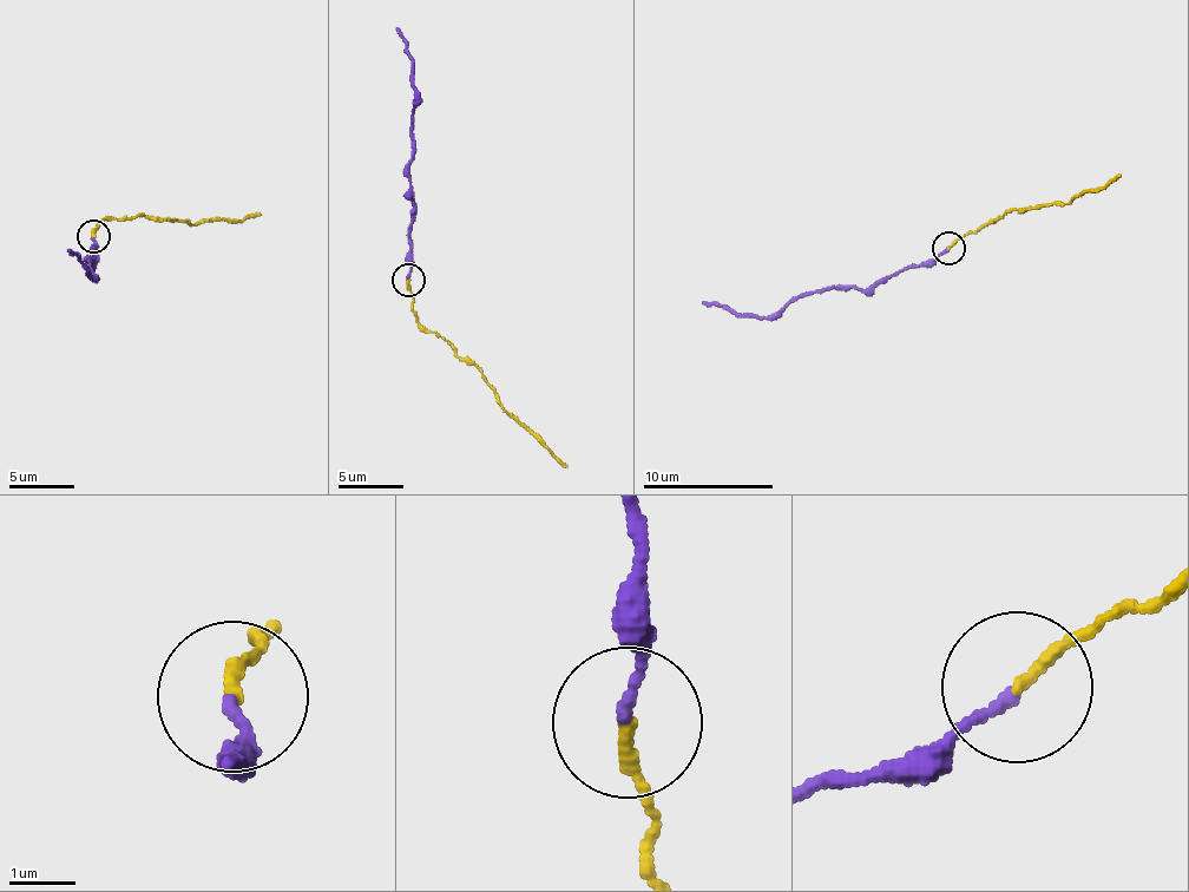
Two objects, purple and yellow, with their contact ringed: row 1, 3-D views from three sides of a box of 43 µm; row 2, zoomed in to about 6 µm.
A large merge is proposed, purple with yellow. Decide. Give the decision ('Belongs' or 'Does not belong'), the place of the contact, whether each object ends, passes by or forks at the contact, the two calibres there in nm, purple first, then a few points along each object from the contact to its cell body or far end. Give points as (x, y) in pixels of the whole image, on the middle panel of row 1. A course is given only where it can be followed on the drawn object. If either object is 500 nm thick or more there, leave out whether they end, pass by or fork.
Does not belong. Place: (408, 280). At the ring purple ends. At the ring yellow ends. Thickness 170 nm (purple) against 190 nm. Course of purple: (407, 281), (411, 132), (415, 96), (412, 60), (398, 27). Course of yellow: (407, 281), (419, 322), (445, 339), (455, 353), (481, 372), (504, 407), (567, 467)

